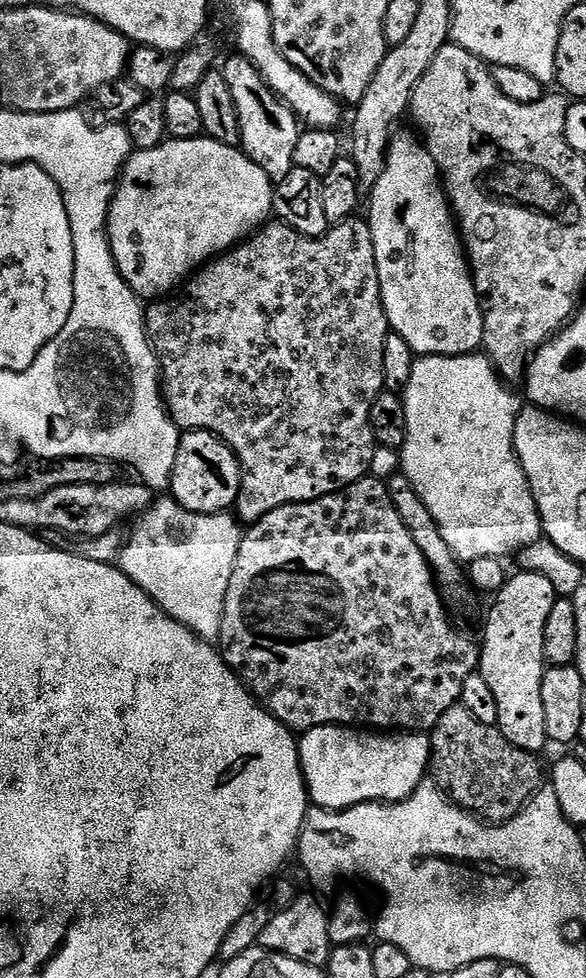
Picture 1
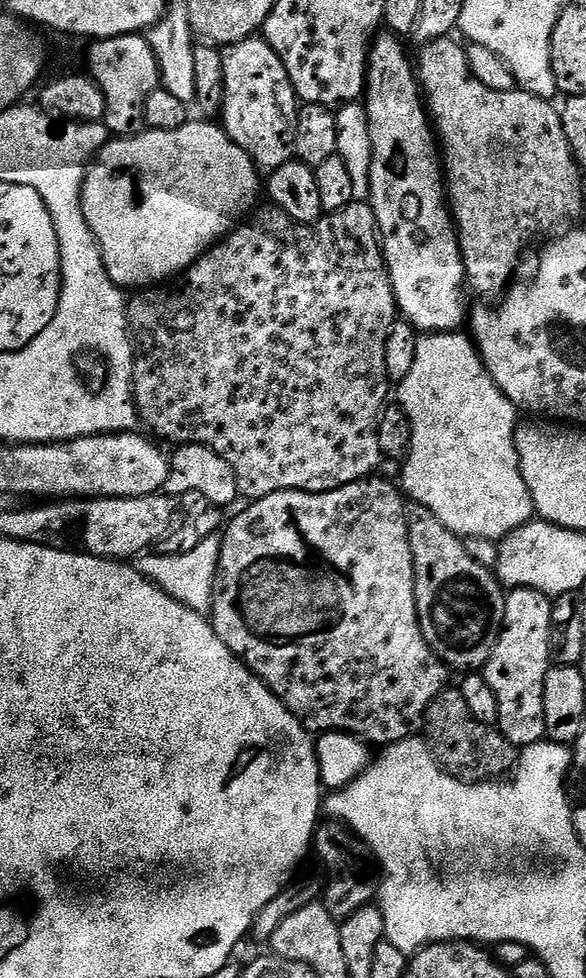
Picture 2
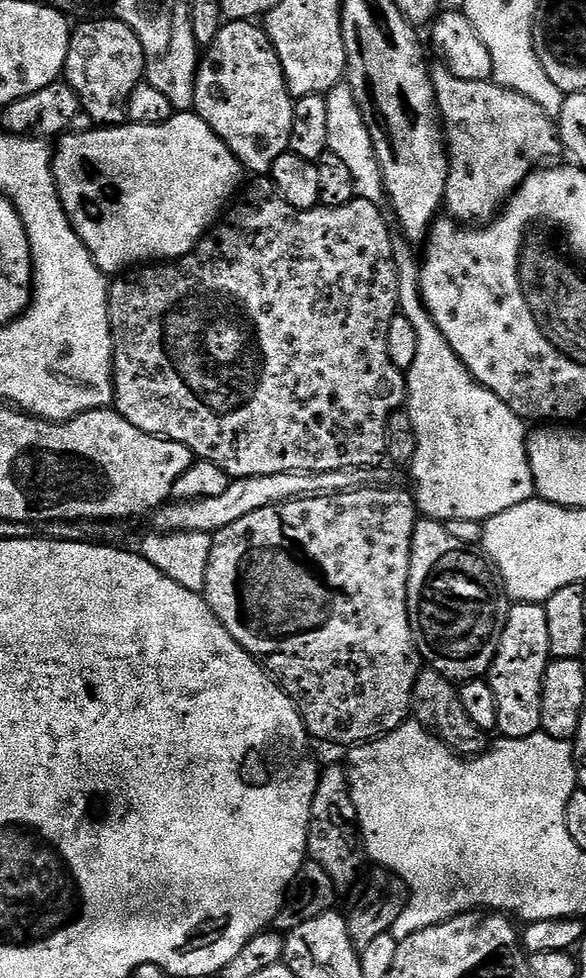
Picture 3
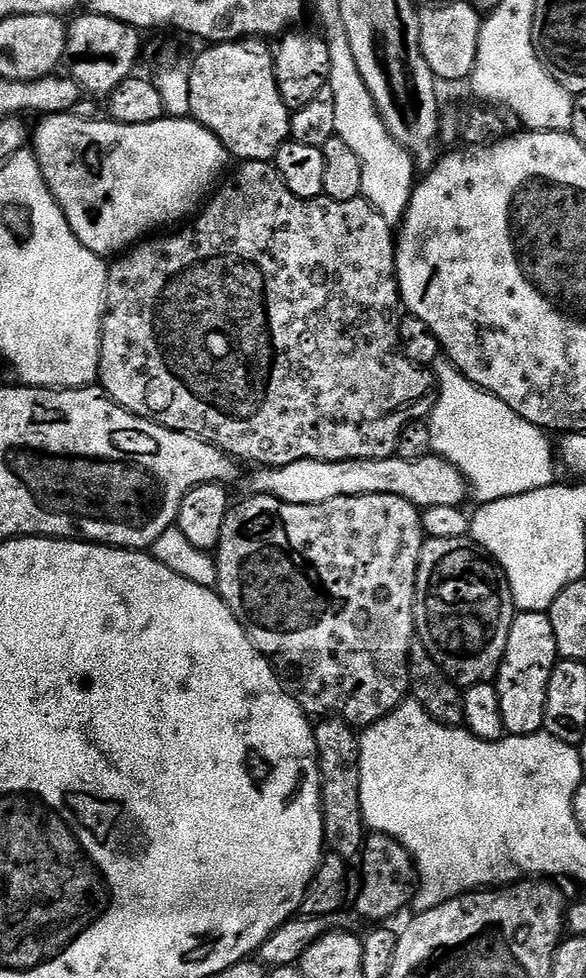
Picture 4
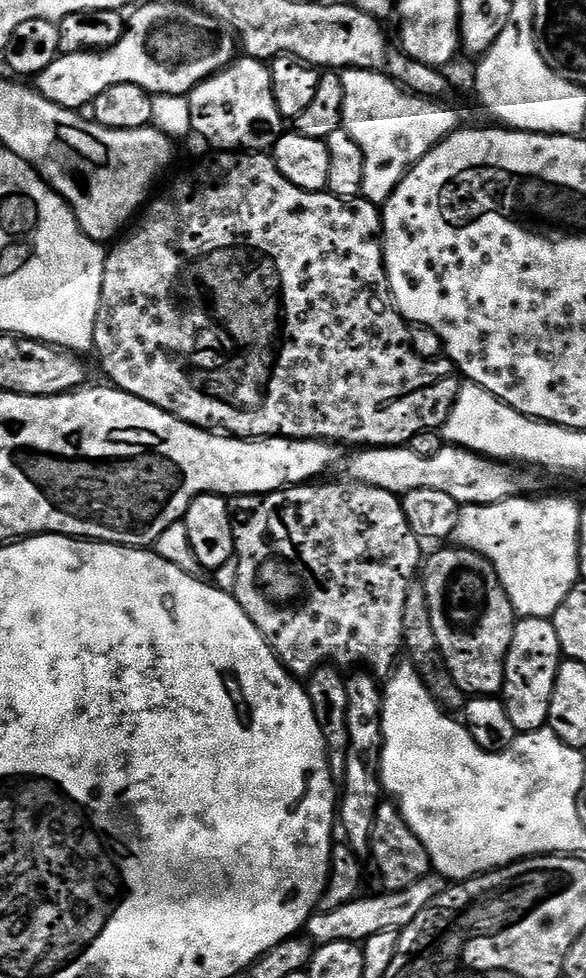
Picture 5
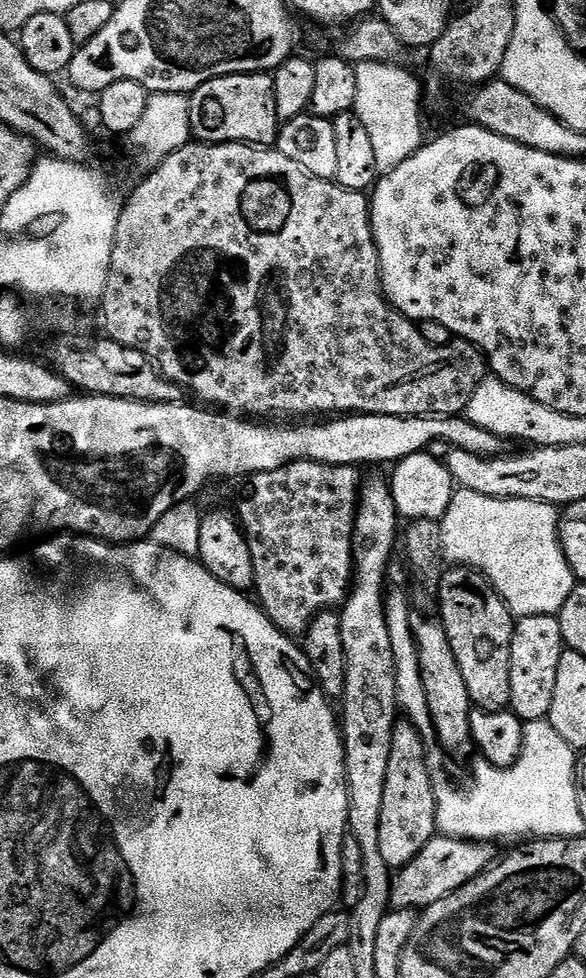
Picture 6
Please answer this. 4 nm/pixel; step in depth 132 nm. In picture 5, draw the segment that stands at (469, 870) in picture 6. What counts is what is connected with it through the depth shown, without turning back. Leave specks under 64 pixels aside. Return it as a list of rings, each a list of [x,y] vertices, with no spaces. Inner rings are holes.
[[[429,874],[414,882],[414,886],[406,886],[406,890],[384,890],[381,891],[381,896],[360,894],[345,904],[336,904],[334,910],[317,910],[308,919],[307,939],[313,945],[319,946],[330,942],[363,942],[374,938],[374,934],[382,934],[382,930],[400,932],[406,926],[410,926],[410,922],[414,922],[414,918],[418,918],[418,914],[422,914],[422,910],[426,910],[445,887],[445,881],[441,877]]]

